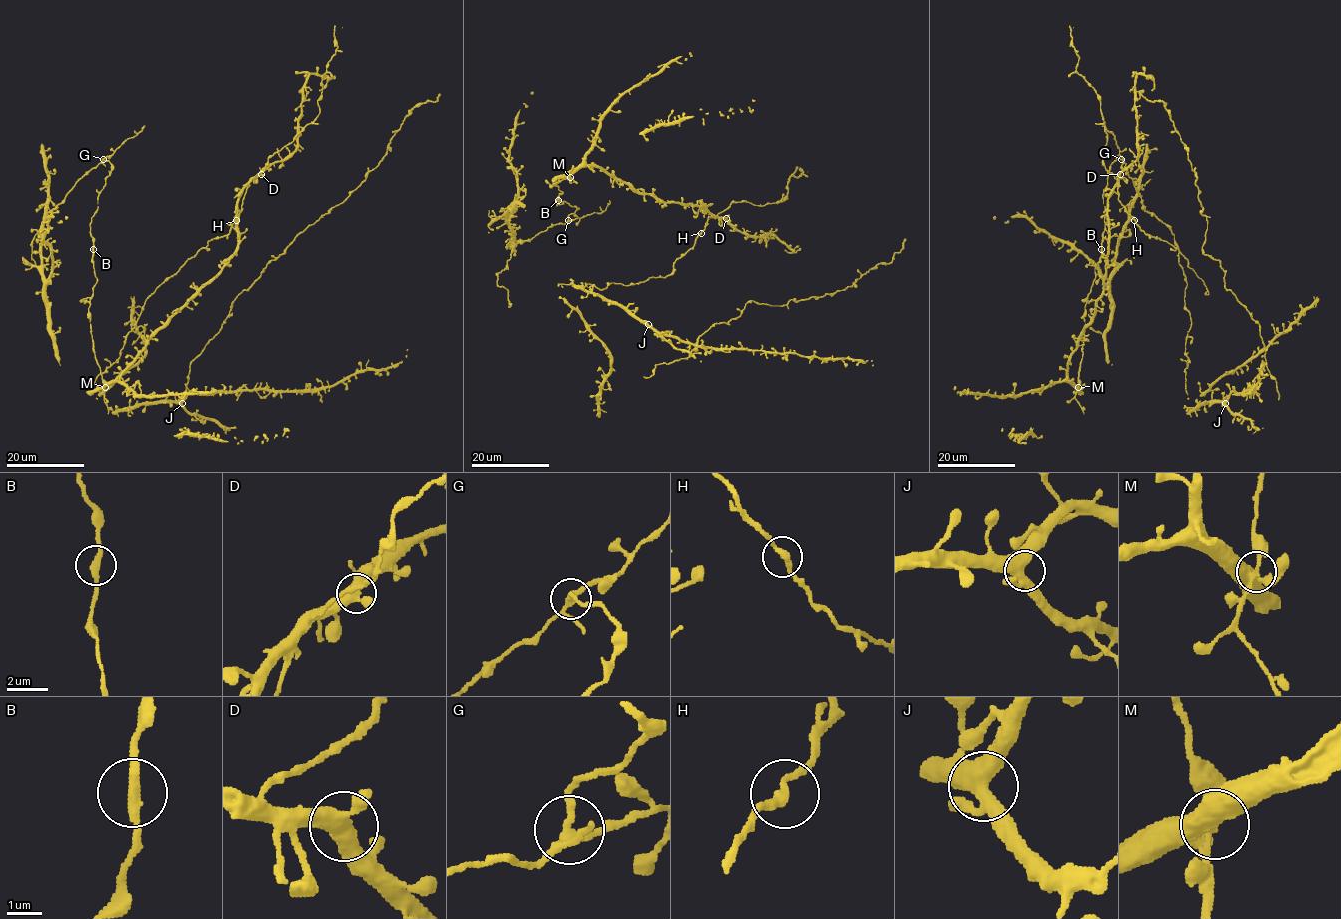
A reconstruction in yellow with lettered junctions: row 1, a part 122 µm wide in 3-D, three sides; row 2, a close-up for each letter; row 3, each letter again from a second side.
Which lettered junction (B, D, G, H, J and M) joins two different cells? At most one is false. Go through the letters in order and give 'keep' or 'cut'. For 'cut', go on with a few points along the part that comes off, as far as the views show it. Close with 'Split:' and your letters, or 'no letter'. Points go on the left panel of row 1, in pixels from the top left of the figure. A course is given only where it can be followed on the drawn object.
B: keep
D: keep
G: cut; foreign part runs (103, 160), (50, 210), (34, 236), (31, 258), (42, 269), (45, 295)
H: keep
J: keep
M: keep
Split: G

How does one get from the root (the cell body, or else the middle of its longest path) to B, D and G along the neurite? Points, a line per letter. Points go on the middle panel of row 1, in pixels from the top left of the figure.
B: (700, 233), (712, 216), (703, 206), (659, 201), (595, 166), (581, 166), (555, 182), (562, 193), (558, 200)
D: (700, 233), (709, 216), (726, 218)
G: (700, 233), (712, 216), (703, 206), (659, 201), (595, 166), (554, 183), (556, 204), (576, 208), (568, 220)

